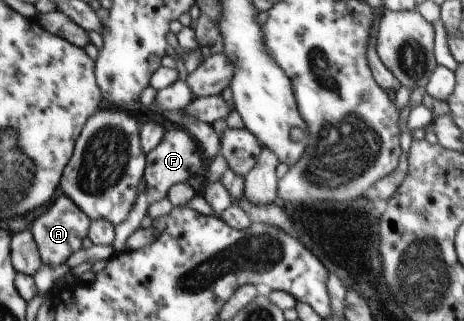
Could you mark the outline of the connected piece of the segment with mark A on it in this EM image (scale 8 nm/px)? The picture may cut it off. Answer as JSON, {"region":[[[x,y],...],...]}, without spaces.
{"region":[[[61,194],[54,204],[32,224],[31,233],[39,248],[41,259],[52,266],[60,266],[71,254],[82,249],[82,240],[88,237],[91,218],[88,218],[68,196]]]}

